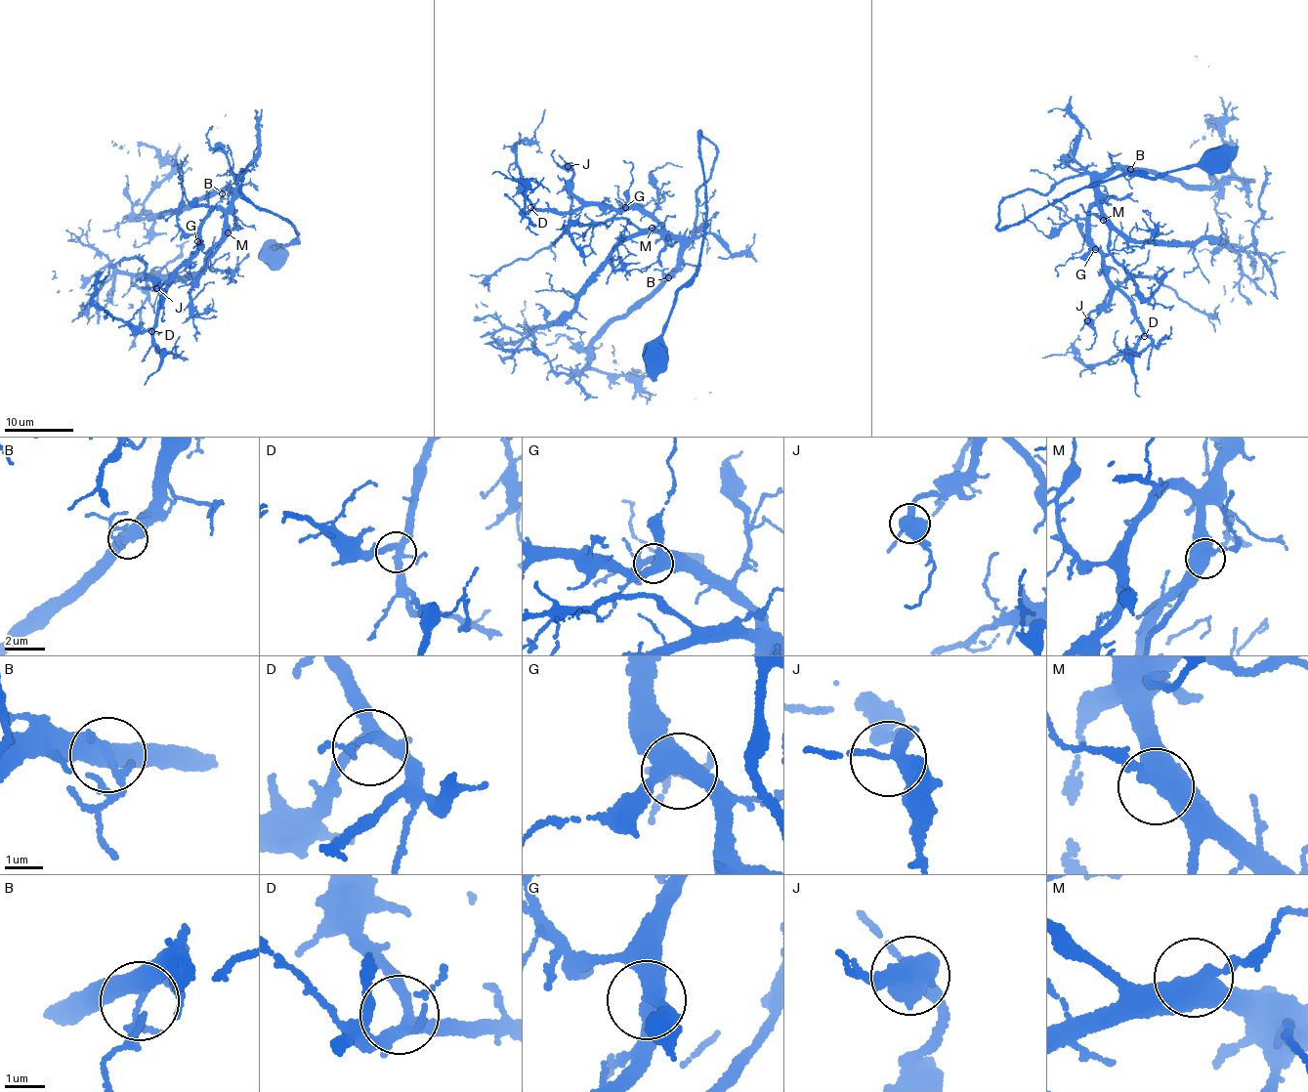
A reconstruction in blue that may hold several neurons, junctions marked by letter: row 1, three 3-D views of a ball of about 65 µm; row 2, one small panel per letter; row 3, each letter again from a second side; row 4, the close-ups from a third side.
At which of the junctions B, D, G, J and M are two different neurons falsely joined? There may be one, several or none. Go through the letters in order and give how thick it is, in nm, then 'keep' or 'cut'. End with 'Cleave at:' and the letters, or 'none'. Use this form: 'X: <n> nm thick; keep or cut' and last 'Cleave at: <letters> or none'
B: 200 nm thick; keep
D: 320 nm thick; keep
G: 420 nm thick; keep
J: 280 nm thick; keep
M: 440 nm thick; keep
Cleave at: none

